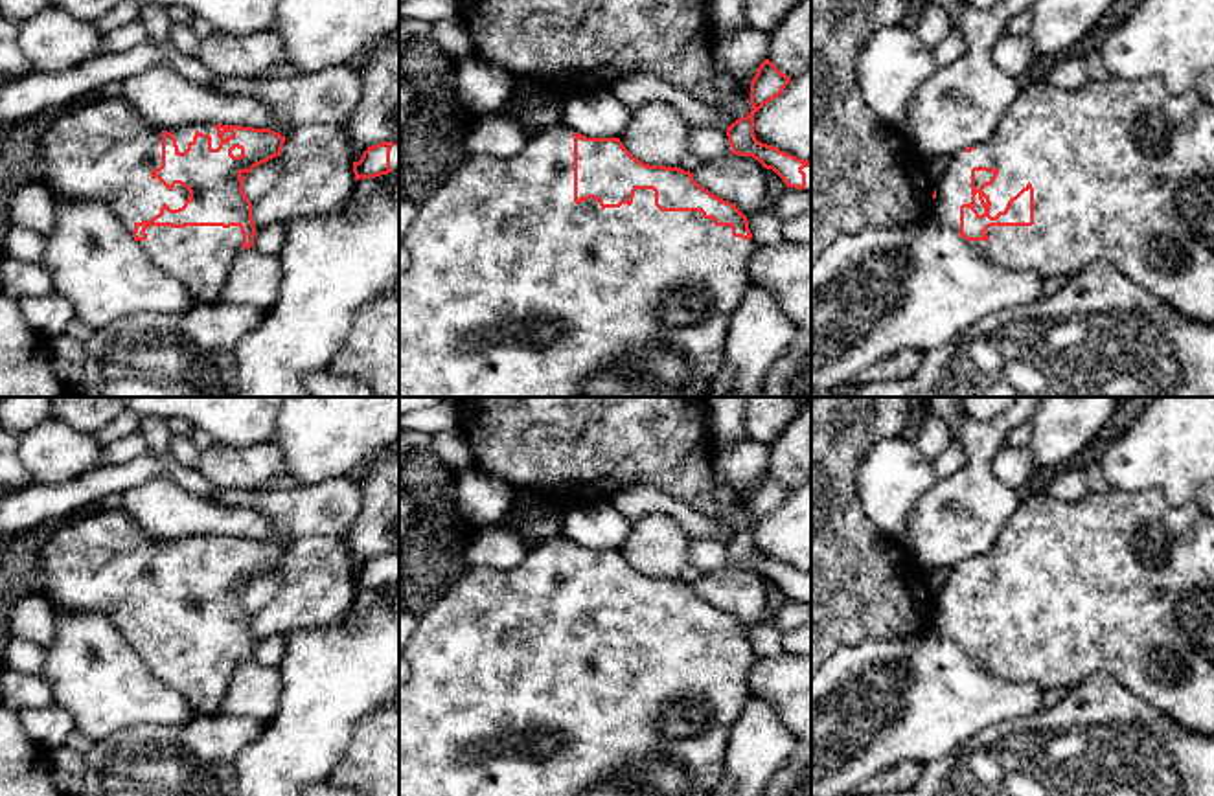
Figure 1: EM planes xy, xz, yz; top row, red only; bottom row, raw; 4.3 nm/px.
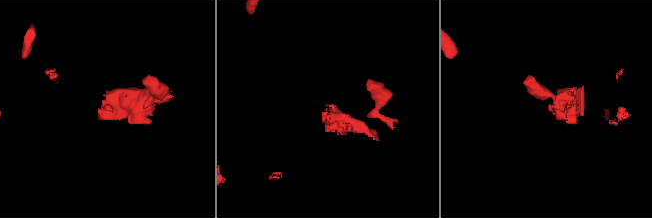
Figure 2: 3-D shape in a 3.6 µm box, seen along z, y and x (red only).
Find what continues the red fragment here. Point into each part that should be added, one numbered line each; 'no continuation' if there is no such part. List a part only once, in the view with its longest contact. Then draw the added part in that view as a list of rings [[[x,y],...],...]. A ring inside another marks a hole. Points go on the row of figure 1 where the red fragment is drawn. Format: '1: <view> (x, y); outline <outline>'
1: yz (1122, 171); outline [[[1159,77],[1089,79],[1078,90],[1036,81],[1019,90],[991,138],[971,153],[951,156],[949,171],[934,184],[933,213],[955,232],[960,232],[960,206],[973,197],[973,167],[999,171],[995,182],[982,189],[991,200],[991,217],[1004,211],[1028,182],[1034,188],[1032,226],[991,226],[984,232],[988,241],[969,241],[995,265],[1034,270],[1047,279],[1072,278],[1093,263],[1109,263],[1183,316],[1214,324],[1214,107],[1201,94],[1172,96]]]

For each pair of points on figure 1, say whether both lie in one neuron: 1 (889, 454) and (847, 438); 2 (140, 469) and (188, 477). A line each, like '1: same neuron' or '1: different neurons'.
1: different neurons
2: same neuron

